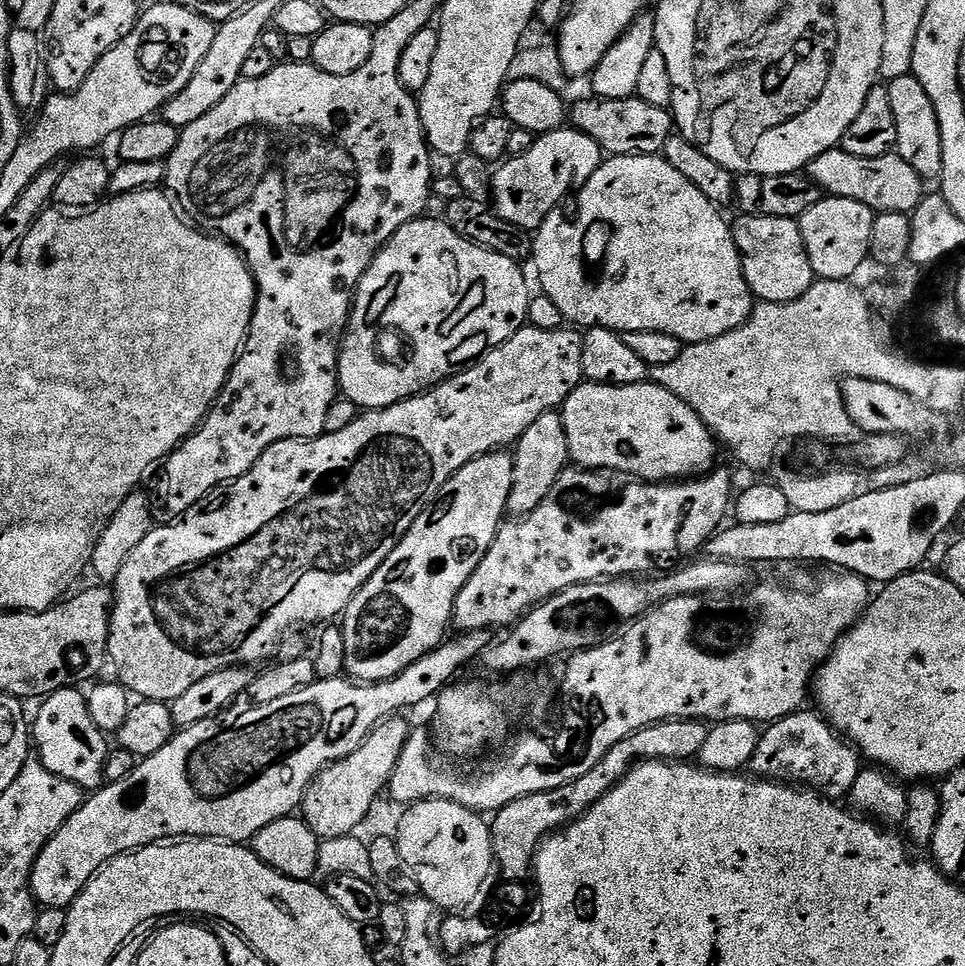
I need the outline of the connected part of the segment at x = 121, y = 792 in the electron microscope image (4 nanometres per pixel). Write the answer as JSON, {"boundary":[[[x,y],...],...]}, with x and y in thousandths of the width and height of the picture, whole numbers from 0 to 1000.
{"boundary":[[[506,652],[501,654],[477,654],[473,656],[473,659],[470,658],[461,661],[459,667],[455,667],[449,675],[441,677],[433,685],[429,685],[429,689],[425,689],[417,698],[412,698],[403,704],[398,704],[395,708],[366,706],[361,702],[349,702],[346,704],[328,703],[327,707],[309,714],[309,718],[299,718],[297,723],[288,723],[288,727],[276,727],[275,729],[257,731],[254,737],[249,737],[246,741],[240,738],[240,735],[236,735],[229,740],[213,743],[196,754],[185,755],[175,770],[168,772],[168,776],[164,776],[164,781],[148,784],[142,790],[140,797],[131,805],[126,805],[126,810],[109,811],[103,818],[96,819],[88,827],[87,831],[83,833],[82,839],[62,856],[60,863],[56,863],[56,867],[52,867],[52,872],[44,880],[44,884],[37,890],[37,895],[33,902],[33,925],[37,930],[38,937],[48,940],[69,941],[70,937],[76,936],[81,930],[81,925],[87,920],[89,913],[93,913],[93,909],[97,909],[101,901],[108,894],[113,894],[116,889],[128,882],[140,882],[141,879],[150,878],[153,874],[174,872],[179,867],[219,867],[233,872],[257,872],[267,863],[267,859],[272,859],[272,855],[280,855],[280,851],[288,851],[288,847],[304,844],[314,833],[315,823],[318,822],[319,815],[323,813],[323,808],[331,803],[335,795],[349,791],[349,789],[359,786],[363,781],[367,781],[367,776],[371,776],[371,772],[377,770],[377,765],[396,746],[418,738],[415,737],[418,733],[427,733],[430,729],[439,729],[447,720],[448,724],[455,722],[456,717],[476,701],[473,699],[488,683],[489,686],[496,684],[498,677],[510,667],[512,661],[511,655]]]}

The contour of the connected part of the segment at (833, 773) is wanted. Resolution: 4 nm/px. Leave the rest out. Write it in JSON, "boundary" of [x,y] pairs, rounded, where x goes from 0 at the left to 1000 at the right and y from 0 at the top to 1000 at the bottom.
{"boundary":[[[846,735],[820,737],[815,743],[801,745],[789,757],[777,792],[784,804],[832,814],[867,830],[878,825],[892,794],[891,775],[882,766],[872,762]]]}

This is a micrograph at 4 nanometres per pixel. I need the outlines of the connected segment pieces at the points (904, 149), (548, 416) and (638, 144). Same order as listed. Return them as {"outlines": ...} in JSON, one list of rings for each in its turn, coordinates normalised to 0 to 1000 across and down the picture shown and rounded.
{"outlines":[[[[940,78],[919,84],[918,90],[922,97],[922,110],[926,114],[926,130],[931,130],[931,147],[927,160],[934,161],[952,182],[959,187],[966,188],[978,177],[976,168],[976,135],[972,126],[972,118],[968,114],[968,106],[964,106],[964,97],[951,85],[947,78]]],[[[573,424],[553,433],[551,440],[545,441],[539,454],[535,457],[530,473],[533,478],[533,495],[525,533],[531,536],[548,534],[553,528],[558,528],[558,524],[562,524],[566,511],[574,507],[574,499],[578,499],[585,484],[590,483],[591,473],[583,430]]],[[[660,98],[653,101],[624,104],[608,101],[591,112],[592,131],[606,137],[620,147],[623,158],[635,161],[678,161],[687,158],[690,147],[698,139],[696,117],[686,110],[674,110]]]]}

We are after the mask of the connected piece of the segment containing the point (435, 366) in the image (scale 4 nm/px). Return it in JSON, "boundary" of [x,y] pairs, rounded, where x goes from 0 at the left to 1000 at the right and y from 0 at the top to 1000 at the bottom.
{"boundary":[[[444,227],[427,228],[421,234],[413,236],[399,251],[398,256],[391,261],[384,275],[379,280],[379,284],[372,294],[369,295],[365,326],[352,358],[350,402],[354,407],[355,413],[367,416],[370,423],[389,424],[392,422],[403,422],[412,416],[425,413],[427,410],[436,409],[451,402],[458,394],[465,393],[473,388],[475,383],[496,373],[503,364],[518,359],[519,356],[524,355],[531,349],[533,344],[547,335],[549,301],[547,302],[547,290],[543,287],[542,280],[539,278],[542,276],[536,270],[524,267],[512,259],[501,257],[483,246],[479,246],[479,242],[472,240],[459,227]]]}

